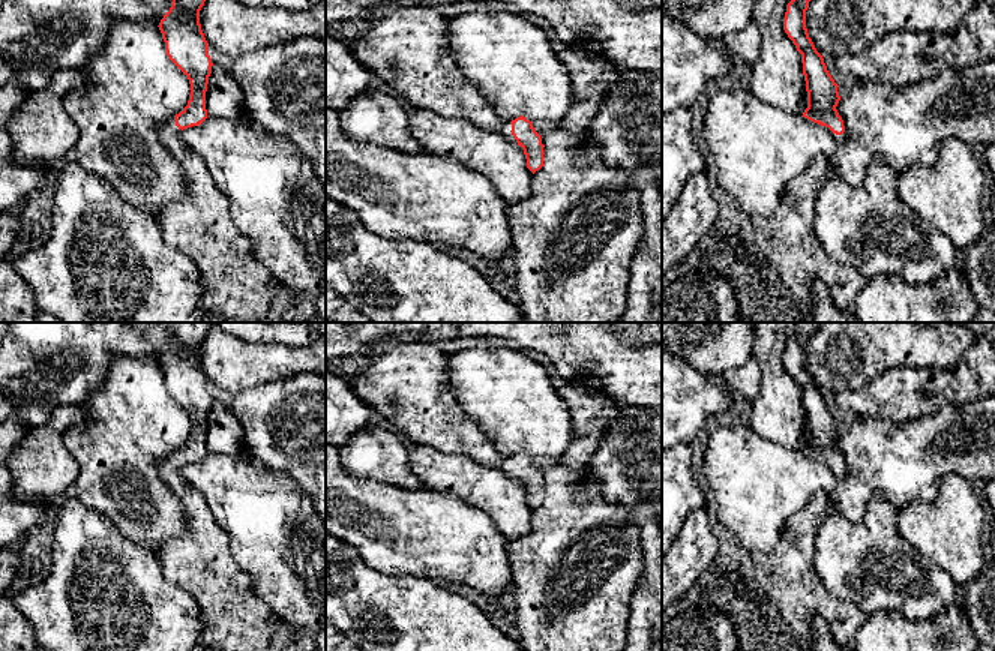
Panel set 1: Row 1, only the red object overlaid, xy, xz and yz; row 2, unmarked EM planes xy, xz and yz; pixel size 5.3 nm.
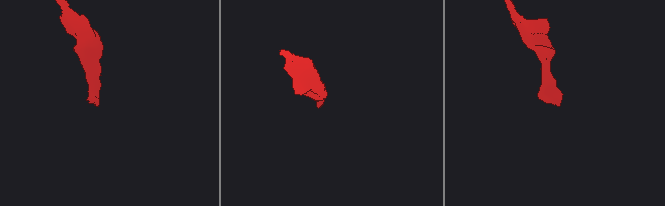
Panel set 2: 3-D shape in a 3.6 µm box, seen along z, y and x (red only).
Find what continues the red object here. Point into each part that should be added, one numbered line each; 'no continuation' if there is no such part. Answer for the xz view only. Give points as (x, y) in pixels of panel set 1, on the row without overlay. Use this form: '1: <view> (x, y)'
1: xz (506, 462)

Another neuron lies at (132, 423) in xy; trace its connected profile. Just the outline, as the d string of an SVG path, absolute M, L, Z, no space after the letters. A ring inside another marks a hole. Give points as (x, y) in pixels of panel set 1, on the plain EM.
M114 354L101 388L83 404L87 420L63 436L80 465L75 496L104 514L116 530L153 552L188 530L176 492L161 478L159 464L183 447L191 430L186 411L170 396L159 363Z

